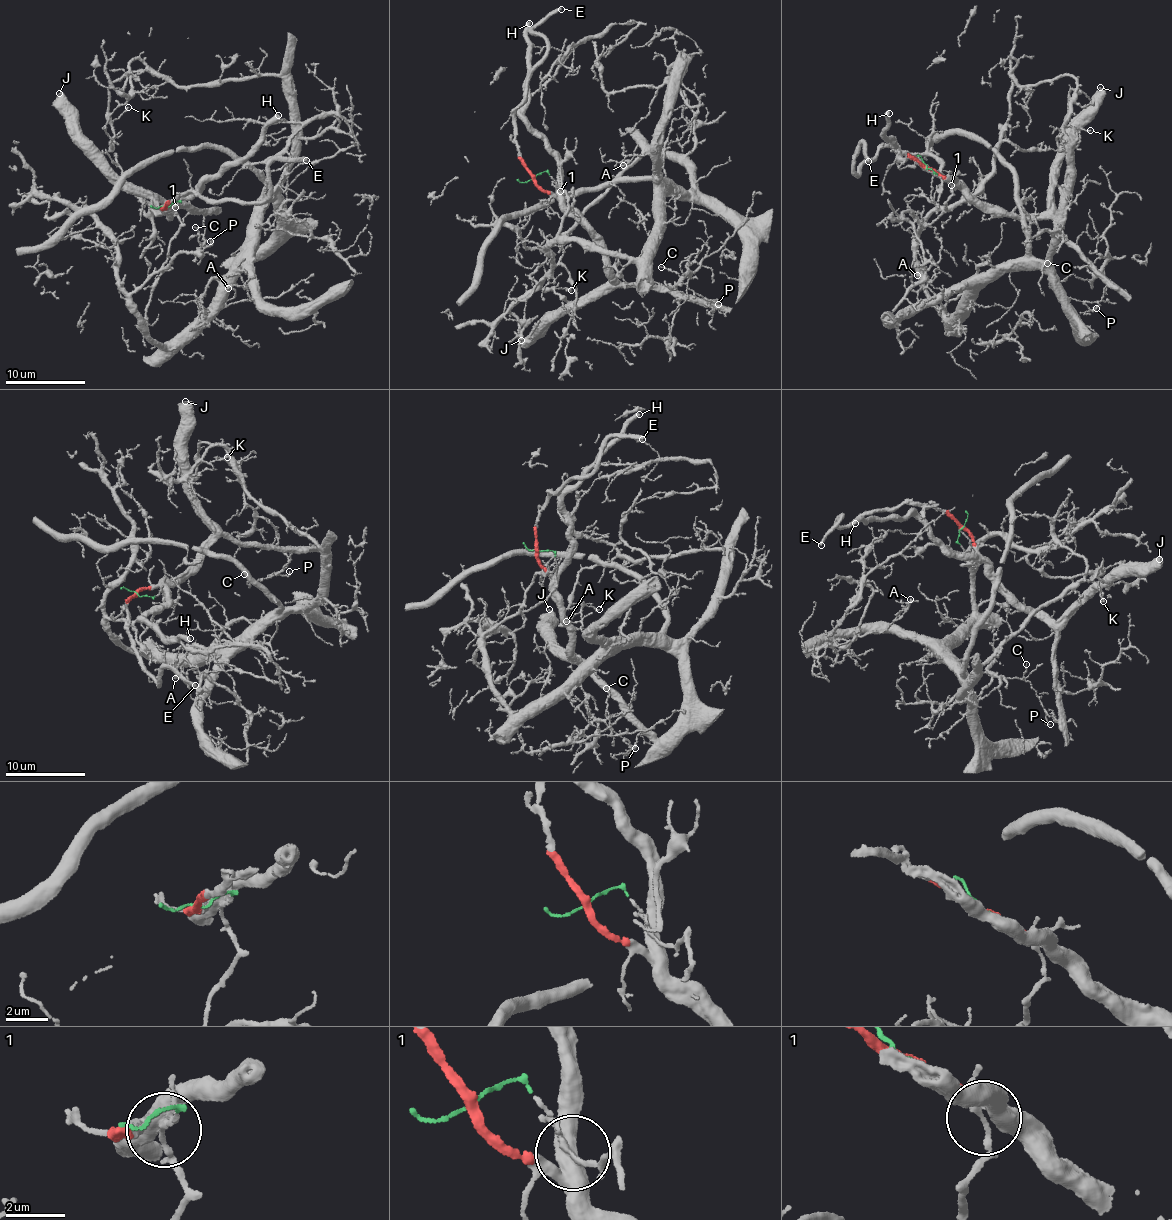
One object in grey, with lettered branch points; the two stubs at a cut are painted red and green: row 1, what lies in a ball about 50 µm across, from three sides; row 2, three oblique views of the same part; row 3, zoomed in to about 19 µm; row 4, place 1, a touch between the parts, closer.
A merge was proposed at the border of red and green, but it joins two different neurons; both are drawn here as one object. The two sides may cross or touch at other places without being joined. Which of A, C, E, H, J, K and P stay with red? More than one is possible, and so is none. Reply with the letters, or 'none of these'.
C, E, H, J, P

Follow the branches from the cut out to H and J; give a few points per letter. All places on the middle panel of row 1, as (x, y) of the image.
H: (533, 176), (546, 191), (556, 195), (560, 169), (554, 150), (524, 116), (529, 61), (525, 39), (529, 23)
J: (533, 176), (535, 183), (558, 198), (583, 224), (593, 241), (601, 247), (610, 266), (610, 282), (520, 340)

